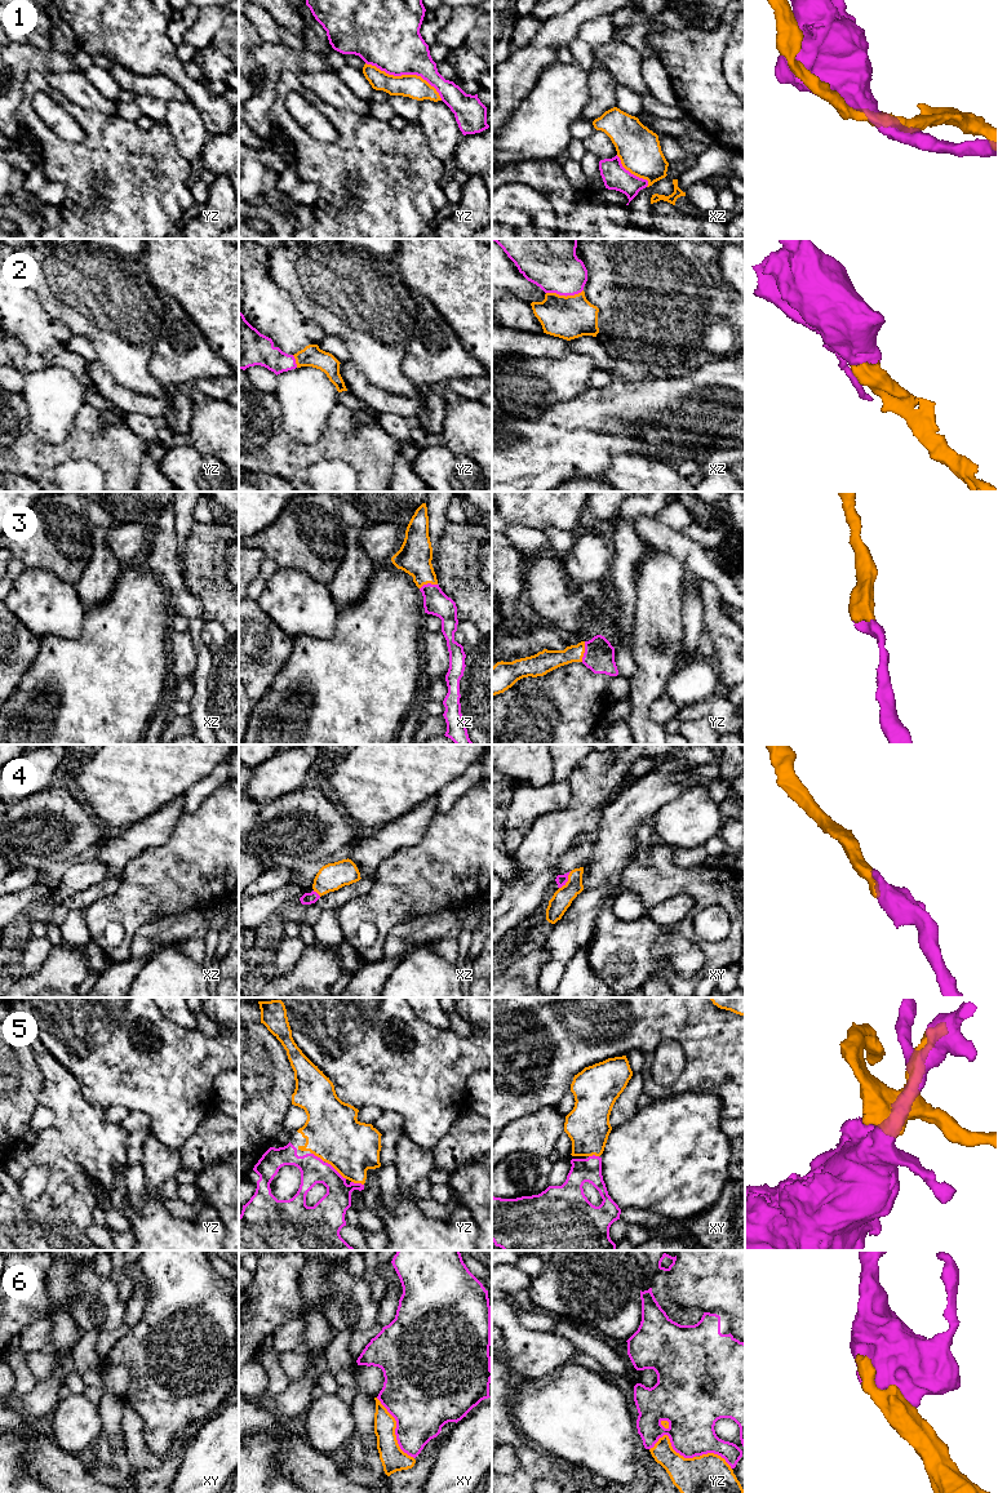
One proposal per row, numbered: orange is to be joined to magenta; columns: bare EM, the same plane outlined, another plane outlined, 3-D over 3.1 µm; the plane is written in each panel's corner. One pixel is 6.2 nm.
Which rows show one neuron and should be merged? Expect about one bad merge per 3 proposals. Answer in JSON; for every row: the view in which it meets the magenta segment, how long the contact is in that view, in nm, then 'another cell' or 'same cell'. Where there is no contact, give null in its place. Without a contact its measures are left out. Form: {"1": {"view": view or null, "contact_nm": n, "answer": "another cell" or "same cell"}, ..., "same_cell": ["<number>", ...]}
{"1": {"view": "yz", "contact_nm": 550, "answer": "another cell"}, "2": {"view": "xz", "contact_nm": 240, "answer": "same cell"}, "3": {"view": "yz", "contact_nm": 130, "answer": "same cell"}, "4": {"view": "xy", "contact_nm": 130, "answer": "same cell"}, "5": {"view": "yz", "contact_nm": 170, "answer": "same cell"}, "6": {"view": "xy", "contact_nm": 440, "answer": "another cell"}, "same_cell": ["2", "3", "4", "5"]}

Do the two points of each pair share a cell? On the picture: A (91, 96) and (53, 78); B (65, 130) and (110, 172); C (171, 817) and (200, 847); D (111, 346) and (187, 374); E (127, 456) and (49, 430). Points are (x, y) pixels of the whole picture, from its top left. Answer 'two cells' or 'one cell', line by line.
A: one cell
B: two cells
C: two cells
D: two cells
E: two cells

